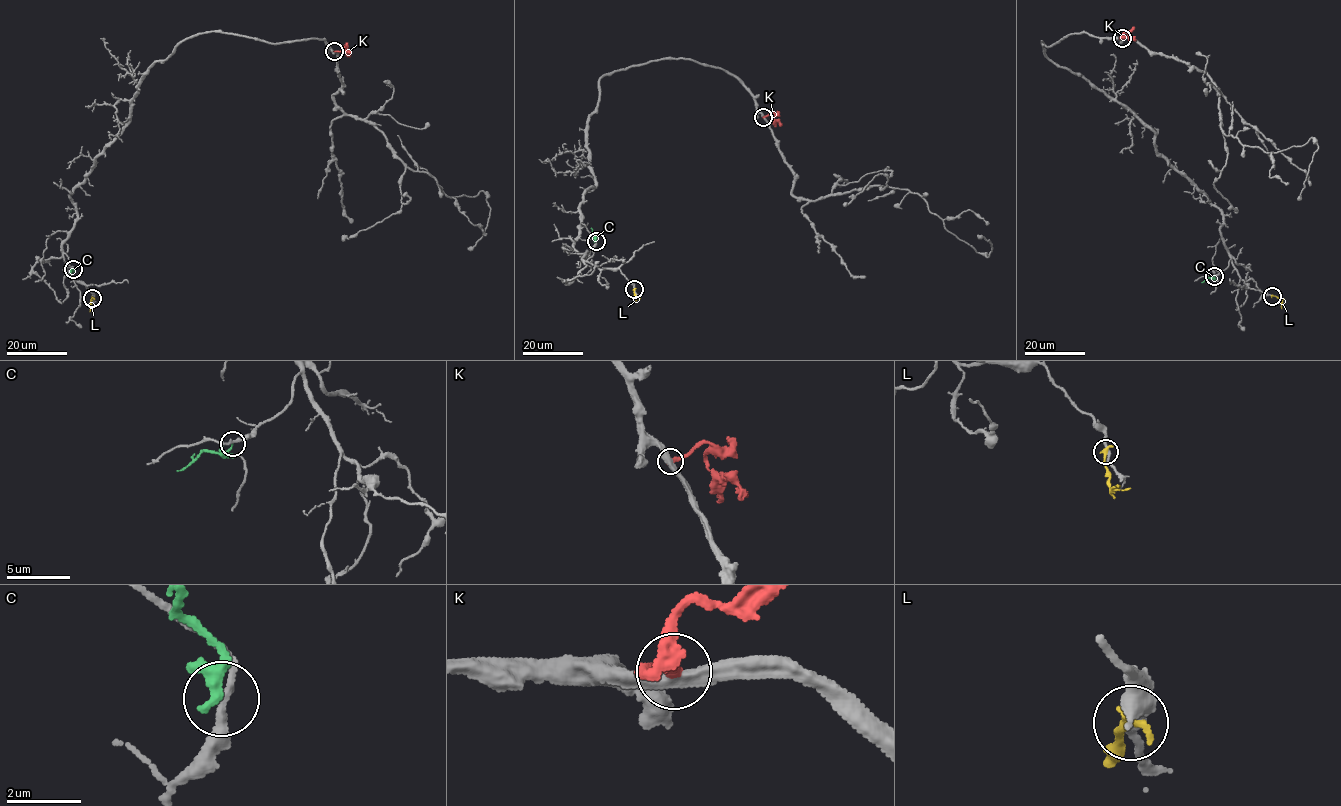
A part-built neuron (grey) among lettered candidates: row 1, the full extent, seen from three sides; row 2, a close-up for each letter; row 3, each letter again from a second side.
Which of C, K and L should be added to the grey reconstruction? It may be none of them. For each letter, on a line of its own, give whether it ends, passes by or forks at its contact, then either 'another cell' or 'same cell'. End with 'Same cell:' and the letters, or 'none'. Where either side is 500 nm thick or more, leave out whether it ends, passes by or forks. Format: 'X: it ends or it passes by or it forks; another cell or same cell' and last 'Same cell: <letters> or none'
C: it ends; another cell
K: it ends; another cell
L: it ends; another cell
Same cell: none

